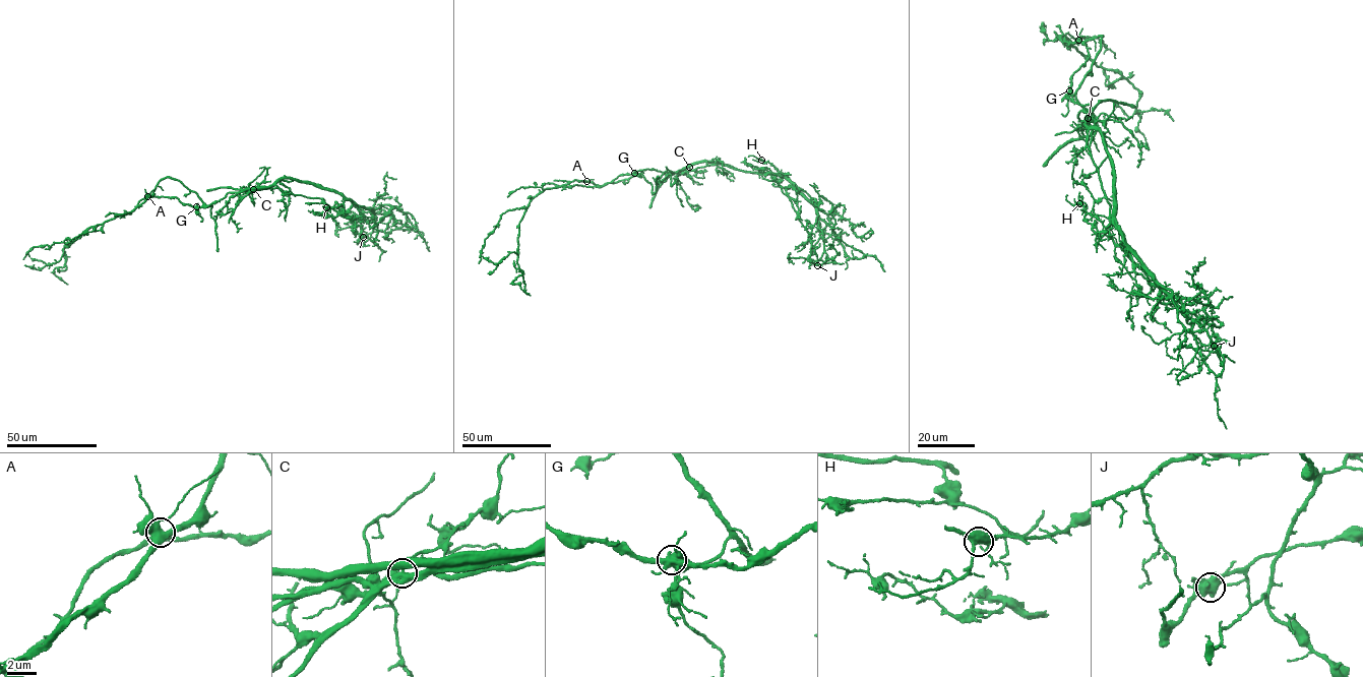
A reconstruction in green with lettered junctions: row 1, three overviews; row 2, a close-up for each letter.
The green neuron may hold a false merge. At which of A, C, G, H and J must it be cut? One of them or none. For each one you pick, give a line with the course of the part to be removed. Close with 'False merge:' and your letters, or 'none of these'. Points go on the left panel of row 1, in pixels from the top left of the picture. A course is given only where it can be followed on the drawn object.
G: Course of the part to remove: (196, 206), (211, 205), (214, 221), (240, 192), (279, 187), (324, 199), (362, 226), (357, 241), (390, 234)
False merge: G

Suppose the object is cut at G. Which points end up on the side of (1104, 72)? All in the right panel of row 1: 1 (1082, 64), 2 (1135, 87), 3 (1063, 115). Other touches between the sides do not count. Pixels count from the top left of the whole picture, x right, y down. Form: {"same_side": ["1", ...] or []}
{"same_side": ["2", "3"]}

